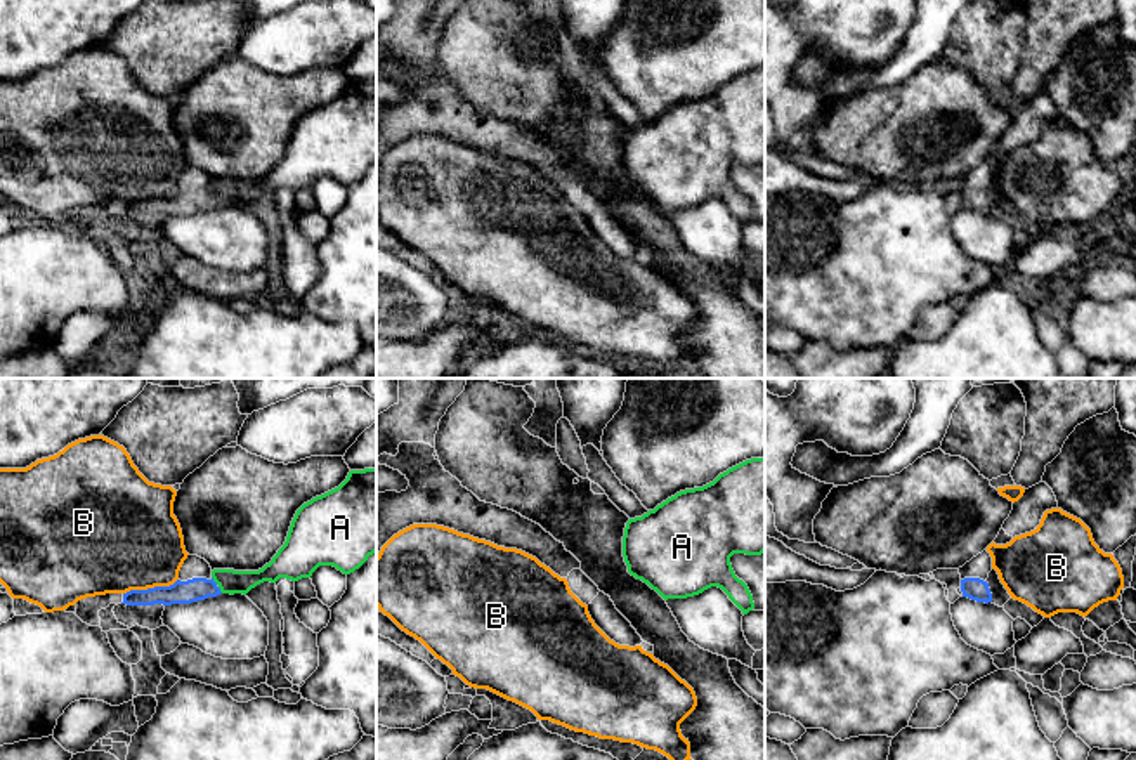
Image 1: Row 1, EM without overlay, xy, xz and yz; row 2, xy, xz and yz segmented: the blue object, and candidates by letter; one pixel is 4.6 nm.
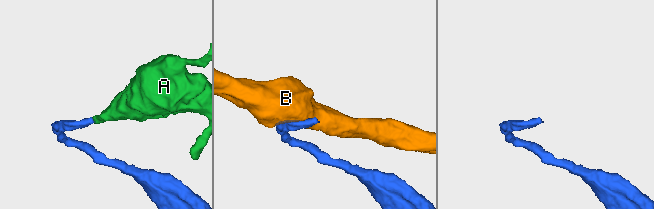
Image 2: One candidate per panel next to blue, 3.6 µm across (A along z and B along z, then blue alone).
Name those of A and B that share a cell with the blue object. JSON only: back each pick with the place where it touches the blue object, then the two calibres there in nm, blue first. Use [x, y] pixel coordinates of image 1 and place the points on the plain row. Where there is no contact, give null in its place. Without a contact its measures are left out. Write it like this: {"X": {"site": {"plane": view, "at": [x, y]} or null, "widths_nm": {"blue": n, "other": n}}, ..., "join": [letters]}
{"A": {"site": {"plane": "xy", "at": [212, 191]}, "widths_nm": {"blue": 110, "other": 110}}, "join": ["A"]}

